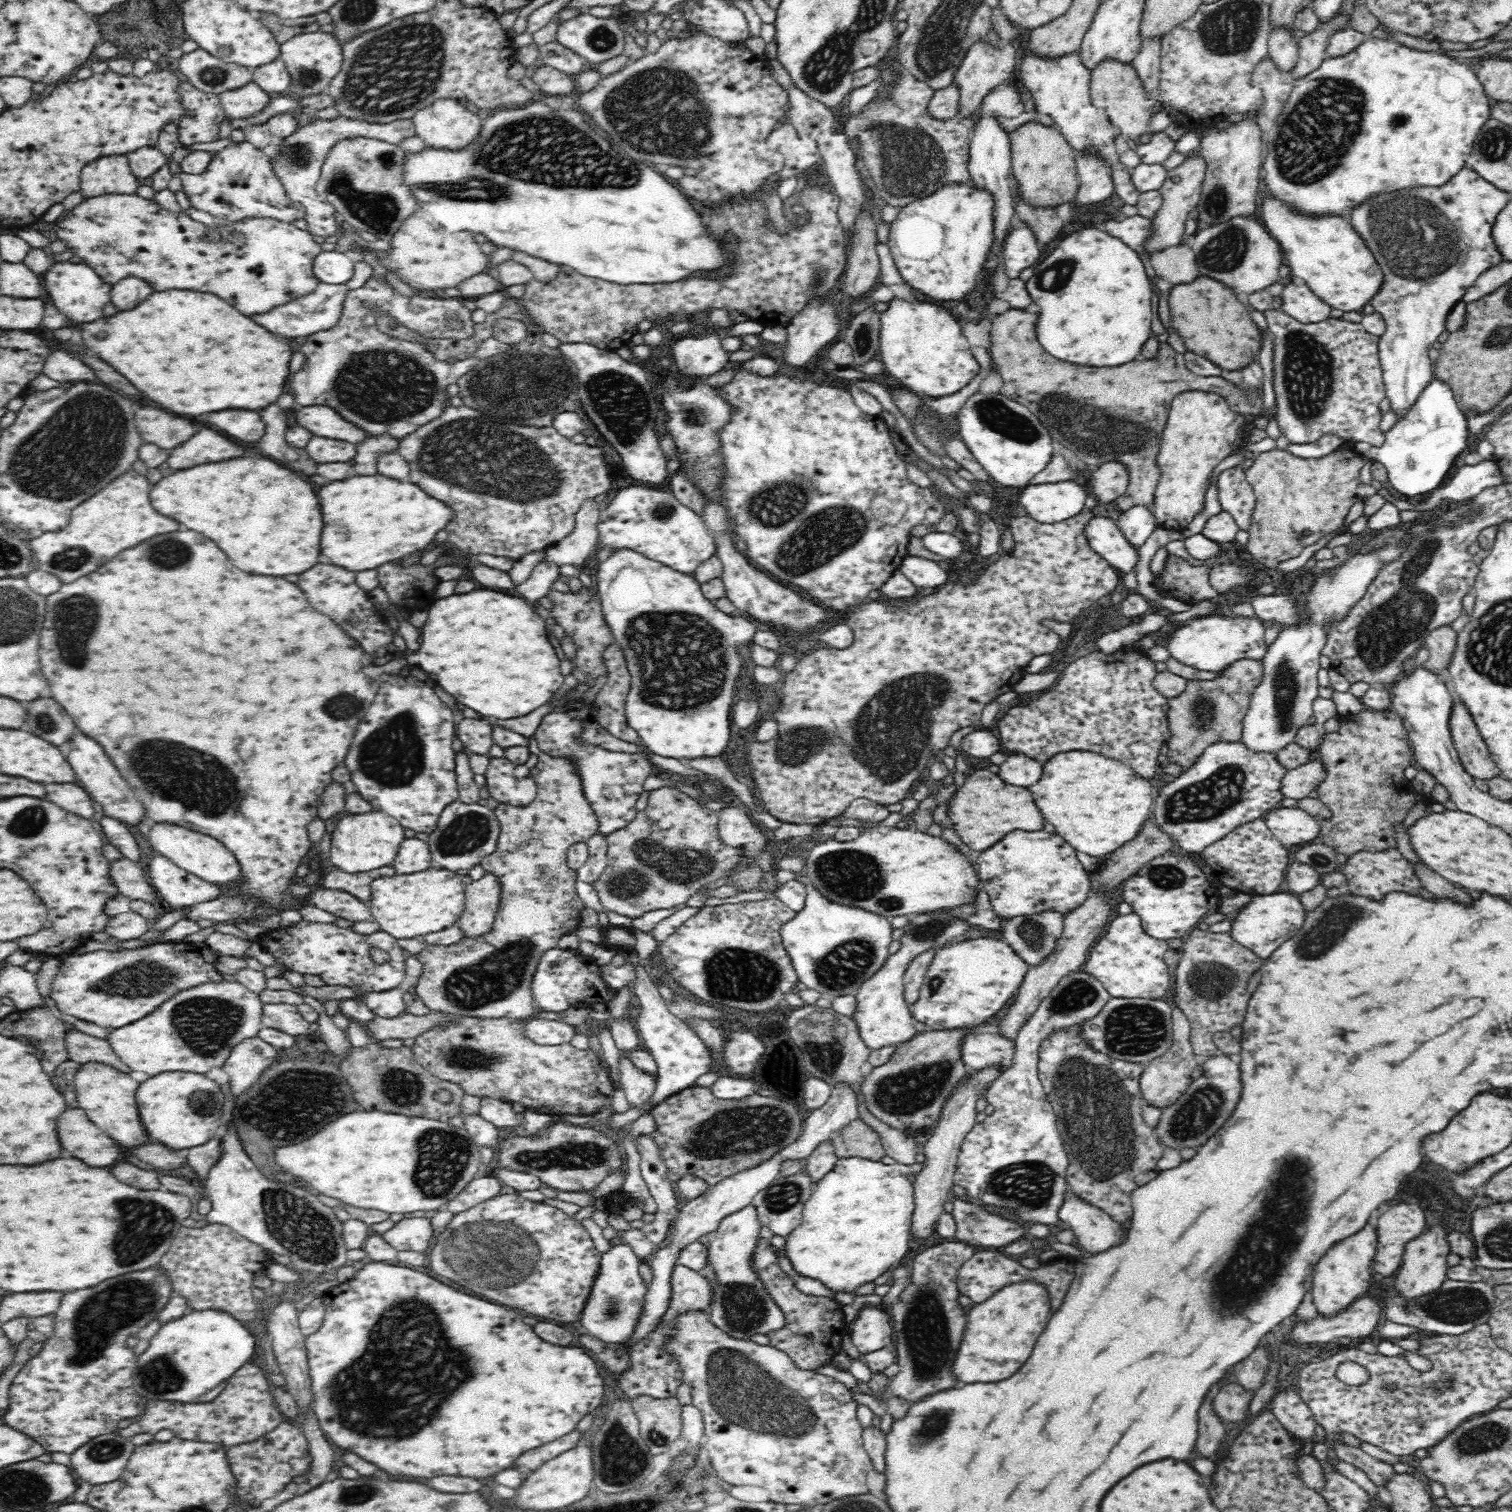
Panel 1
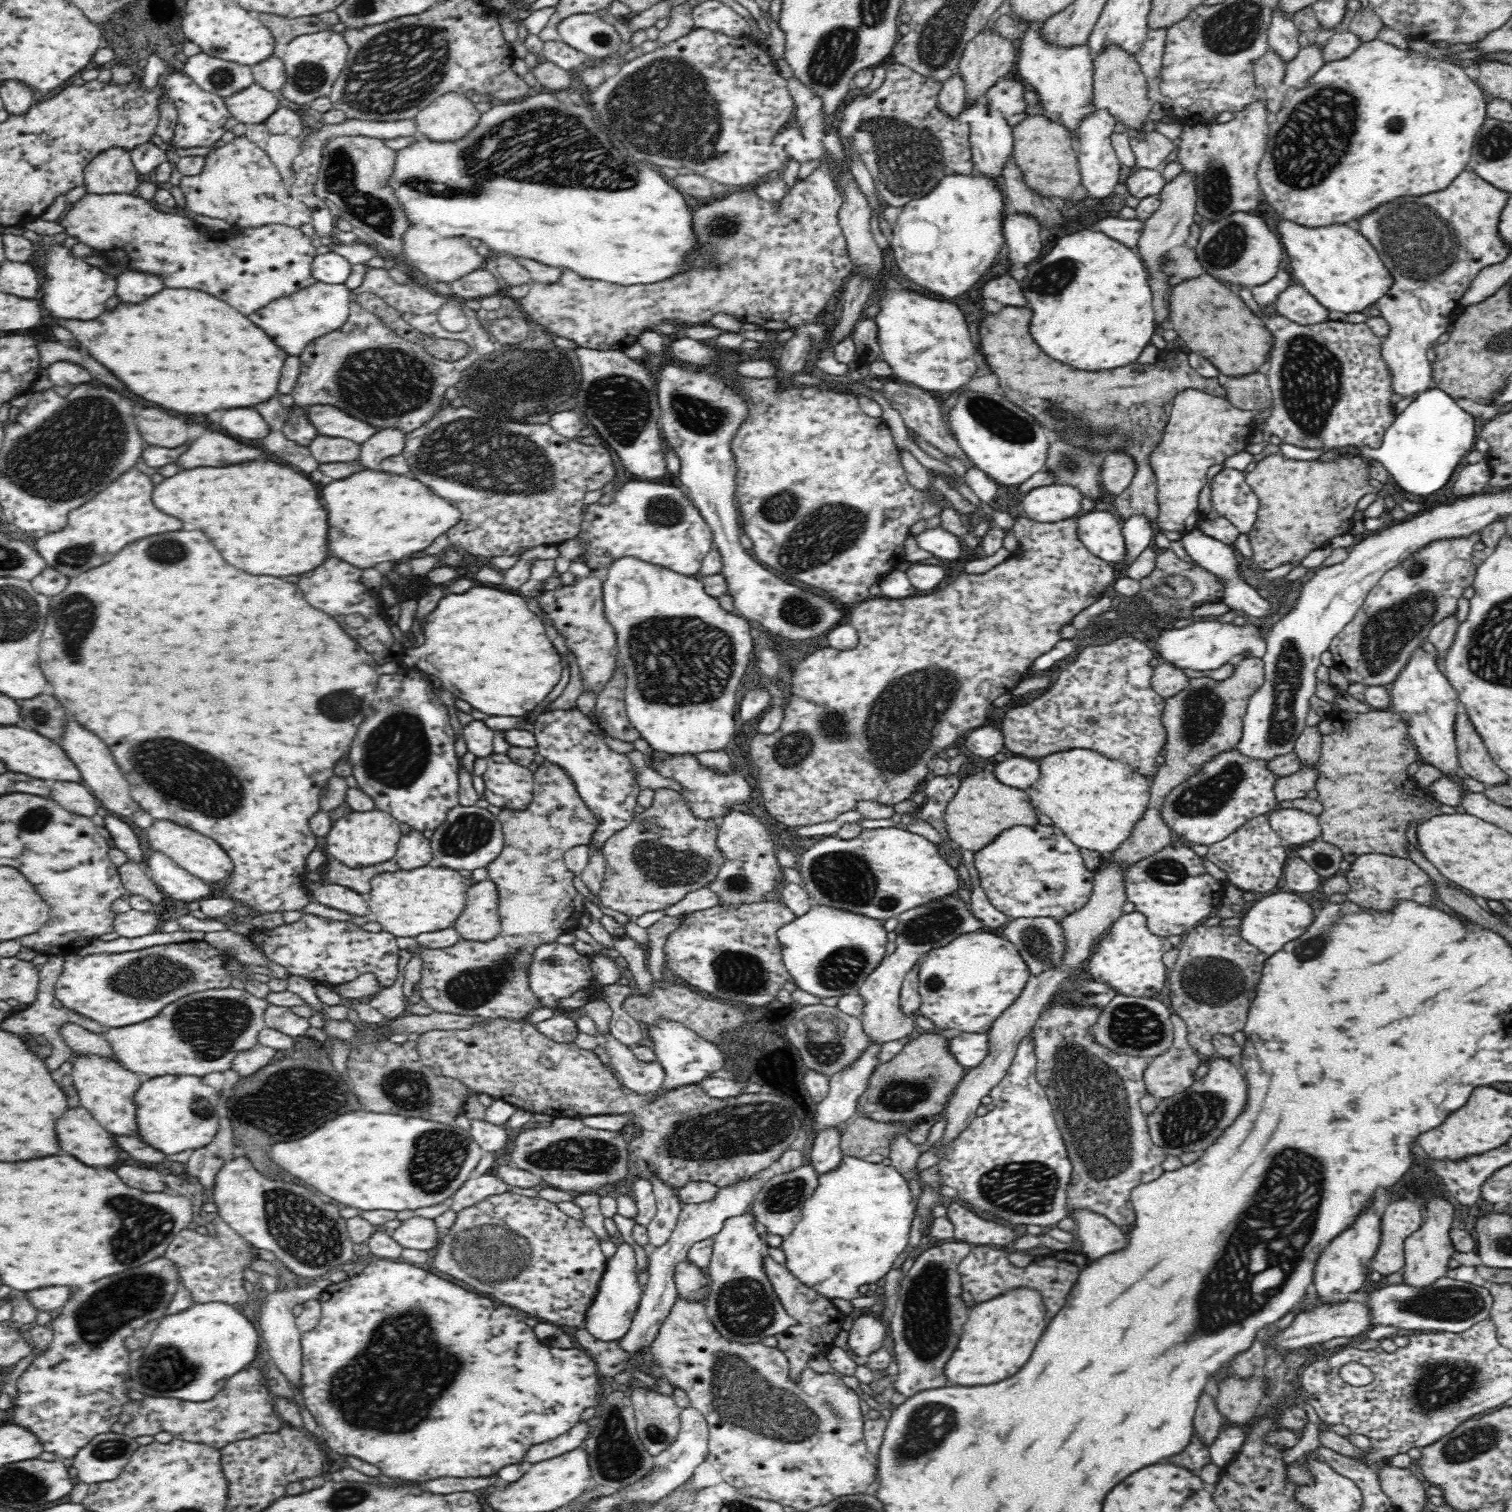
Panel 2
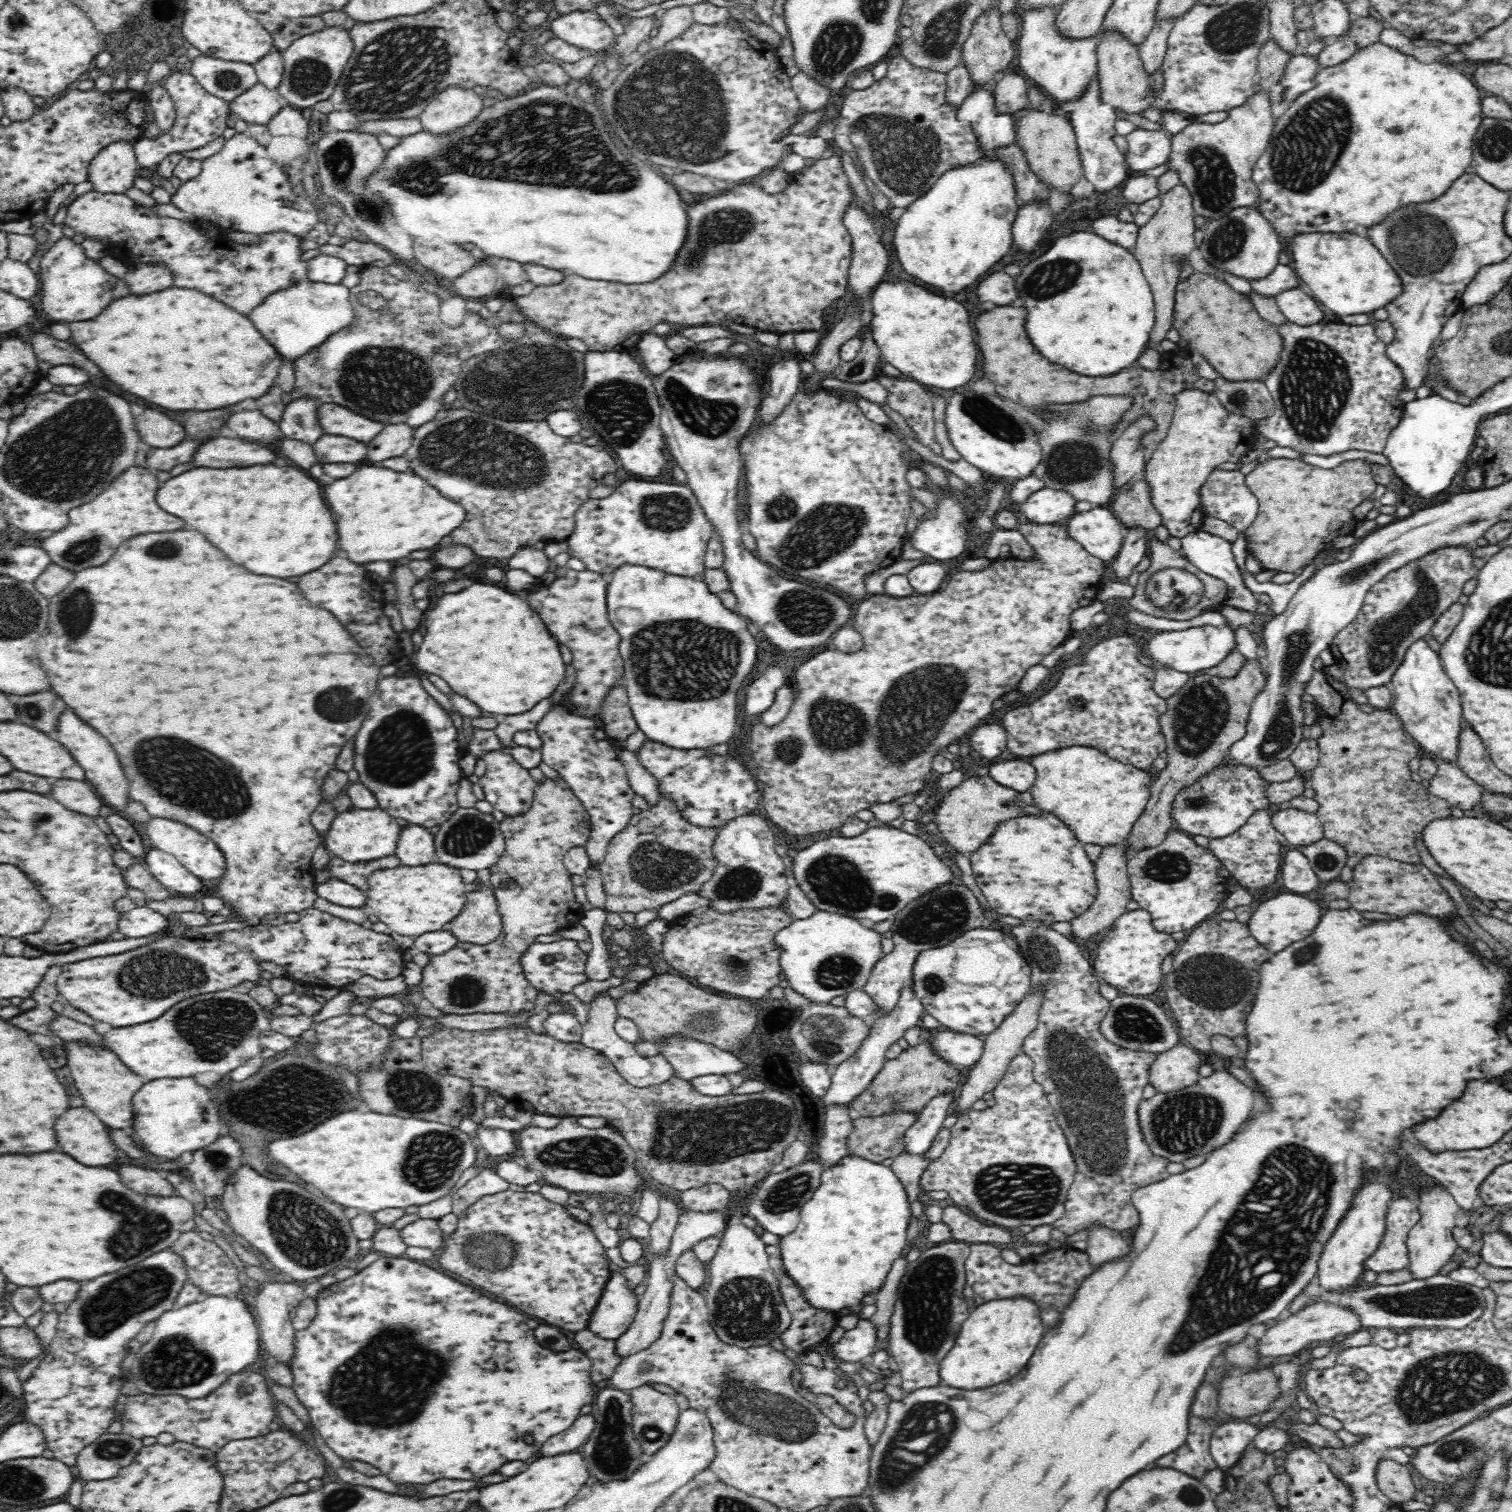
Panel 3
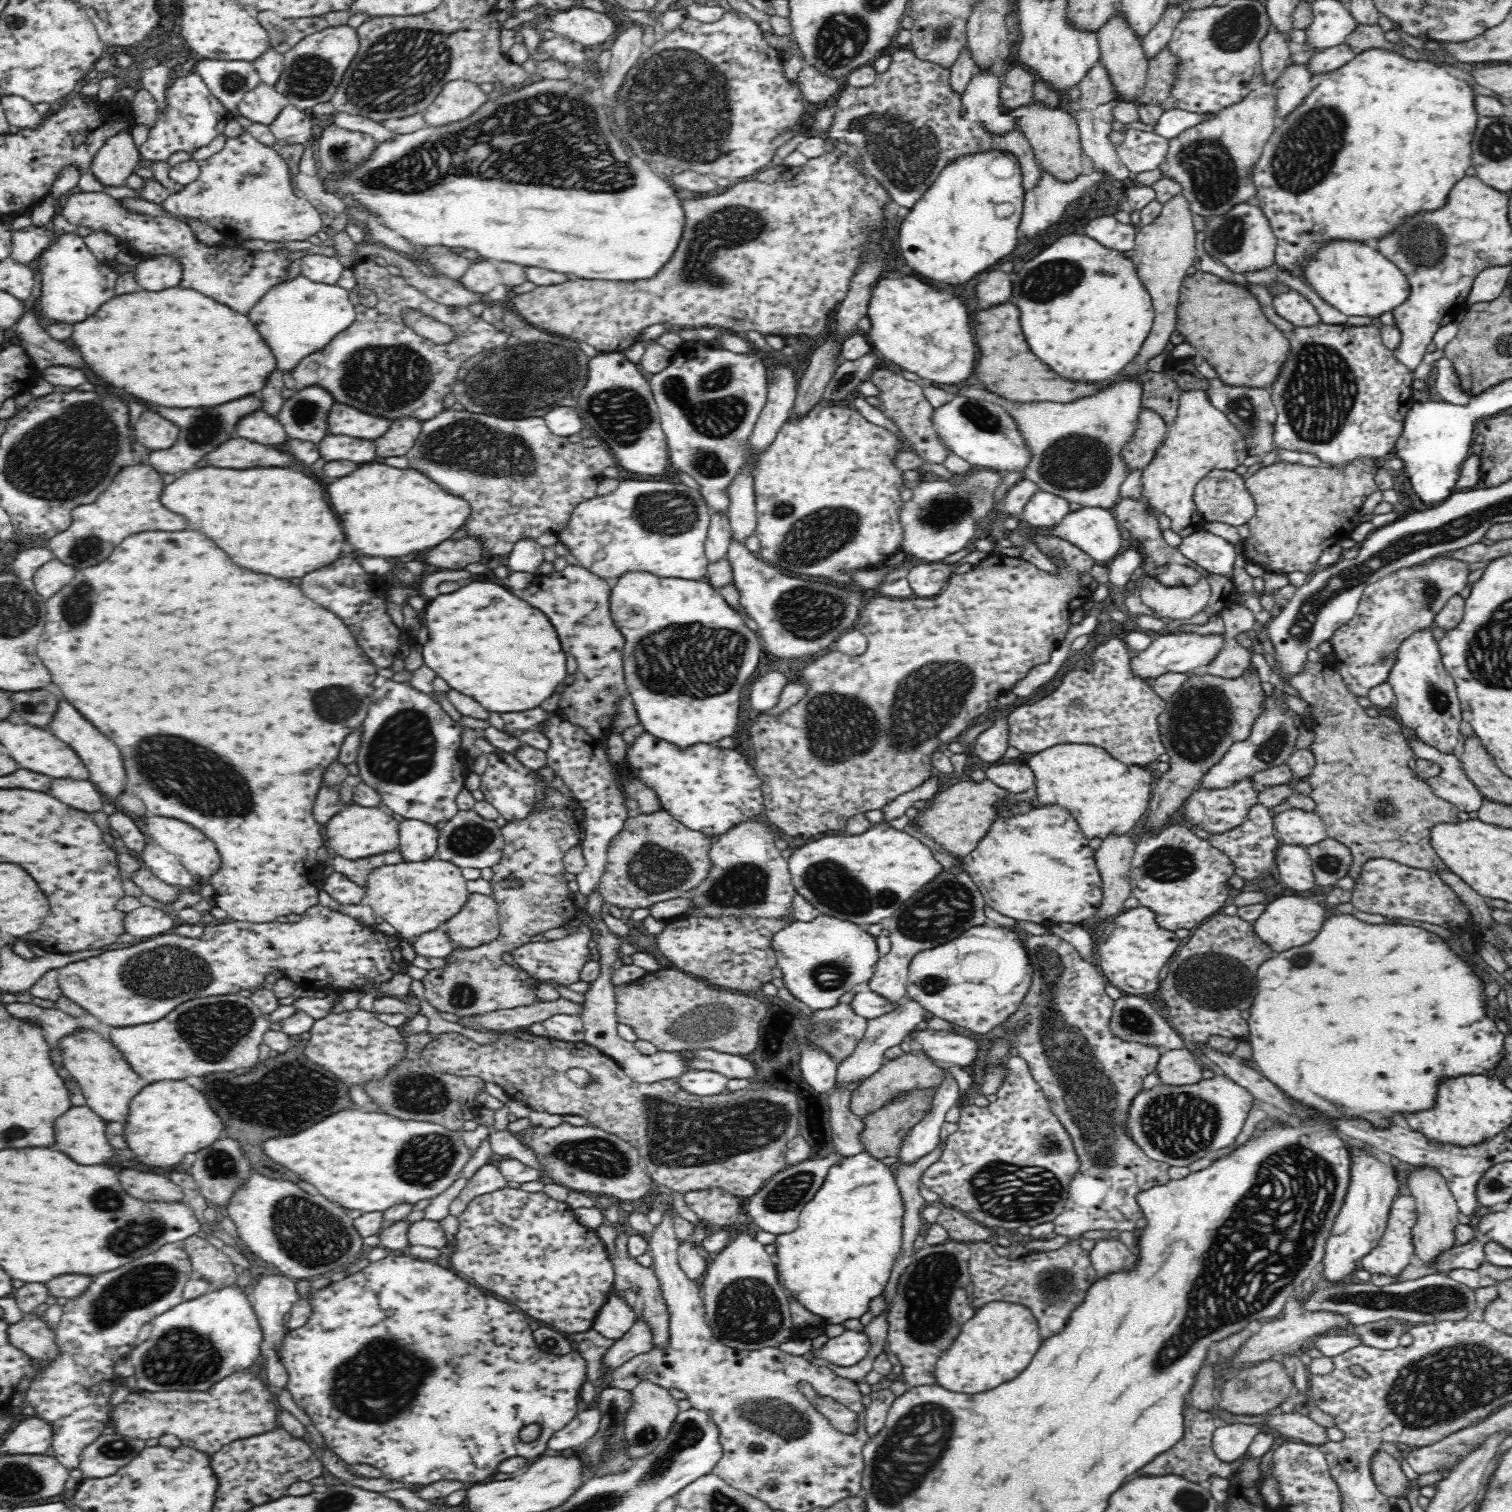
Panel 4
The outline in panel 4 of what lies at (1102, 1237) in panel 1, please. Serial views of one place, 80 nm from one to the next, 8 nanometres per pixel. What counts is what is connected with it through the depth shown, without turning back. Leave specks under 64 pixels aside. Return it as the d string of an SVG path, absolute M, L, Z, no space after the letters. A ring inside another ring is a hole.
M1115 1239L1097 1240L1088 1253L1097 1279L1105 1279L1109 1274L1132 1270L1132 1266L1136 1266L1136 1256L1126 1244Z

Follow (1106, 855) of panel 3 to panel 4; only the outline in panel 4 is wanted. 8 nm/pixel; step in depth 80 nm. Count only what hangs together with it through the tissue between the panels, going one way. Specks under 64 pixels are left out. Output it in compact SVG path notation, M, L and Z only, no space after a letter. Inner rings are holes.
M1134 832L1110 834L1095 850L1095 861L1102 877L1104 900L1093 916L1093 922L1105 922L1108 916L1118 914L1124 900L1132 895L1130 886L1131 862L1136 850Z

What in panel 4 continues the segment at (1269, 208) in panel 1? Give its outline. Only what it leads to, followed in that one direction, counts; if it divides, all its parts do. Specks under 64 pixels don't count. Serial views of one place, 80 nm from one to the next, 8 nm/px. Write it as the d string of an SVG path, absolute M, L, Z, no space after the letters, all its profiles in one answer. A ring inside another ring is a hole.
M1330 241L1303 266L1301 276L1330 306L1334 306L1342 314L1368 316L1374 322L1377 322L1384 313L1392 312L1399 307L1408 298L1411 291L1408 278L1393 262L1382 256L1380 252L1376 252L1374 248L1360 244L1360 242Z

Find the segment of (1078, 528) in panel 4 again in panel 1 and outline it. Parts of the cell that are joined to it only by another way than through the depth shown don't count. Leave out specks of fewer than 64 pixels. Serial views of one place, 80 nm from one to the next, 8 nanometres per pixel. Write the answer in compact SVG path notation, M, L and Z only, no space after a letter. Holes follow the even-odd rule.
M1103 515L1091 518L1086 526L1088 545L1114 569L1125 574L1137 566L1138 552L1123 535L1116 522Z

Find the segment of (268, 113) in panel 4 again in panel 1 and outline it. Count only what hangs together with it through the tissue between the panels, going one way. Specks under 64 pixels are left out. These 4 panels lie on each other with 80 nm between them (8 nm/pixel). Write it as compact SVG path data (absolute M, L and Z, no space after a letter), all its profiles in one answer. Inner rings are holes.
M255 83L218 95L222 108L230 119L249 119L272 104L271 95Z

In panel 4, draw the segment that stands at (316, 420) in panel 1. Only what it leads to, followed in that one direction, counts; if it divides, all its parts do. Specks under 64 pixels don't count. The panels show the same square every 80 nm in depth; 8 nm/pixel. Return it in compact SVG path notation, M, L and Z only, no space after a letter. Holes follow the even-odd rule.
M334 404L330 410L328 426L332 434L346 434L352 438L364 438L364 440L376 440L380 438L388 428L392 420L372 416L366 412L360 412L346 404Z

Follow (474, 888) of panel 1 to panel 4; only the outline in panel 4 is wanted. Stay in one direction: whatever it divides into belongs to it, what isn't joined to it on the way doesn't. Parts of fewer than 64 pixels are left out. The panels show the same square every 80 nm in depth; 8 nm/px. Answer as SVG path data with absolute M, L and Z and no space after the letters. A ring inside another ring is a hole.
M469 894L458 914L443 923L443 930L456 949L482 947L499 937L501 926L494 897Z

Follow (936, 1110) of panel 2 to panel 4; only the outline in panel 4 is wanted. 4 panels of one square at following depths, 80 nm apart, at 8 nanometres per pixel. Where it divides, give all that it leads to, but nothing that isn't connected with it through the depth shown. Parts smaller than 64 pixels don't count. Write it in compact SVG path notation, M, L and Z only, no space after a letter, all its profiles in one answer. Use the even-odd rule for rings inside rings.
M913 1049L909 1054L903 1054L900 1058L886 1061L874 1074L862 1080L852 1091L849 1103L852 1114L866 1117L871 1112L878 1111L889 1101L898 1097L901 1093L906 1093L915 1089L930 1089L930 1086L939 1086L944 1080L945 1071L932 1060L928 1059L920 1051Z

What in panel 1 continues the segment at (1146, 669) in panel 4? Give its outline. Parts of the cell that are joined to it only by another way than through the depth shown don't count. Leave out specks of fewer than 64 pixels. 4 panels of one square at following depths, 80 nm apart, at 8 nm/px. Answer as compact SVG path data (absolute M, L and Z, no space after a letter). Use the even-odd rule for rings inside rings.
M1226 616L1199 617L1192 619L1188 626L1170 631L1165 637L1164 647L1169 651L1169 656L1191 666L1196 670L1220 672L1225 670L1233 662L1242 659L1260 660L1264 658L1267 645L1264 641L1266 624L1262 624L1258 618L1226 618Z

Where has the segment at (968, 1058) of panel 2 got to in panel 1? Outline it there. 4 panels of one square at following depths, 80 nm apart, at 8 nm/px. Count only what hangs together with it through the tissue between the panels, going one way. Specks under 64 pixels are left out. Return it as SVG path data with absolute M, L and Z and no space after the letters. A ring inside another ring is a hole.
M971 1031L961 1043L961 1061L969 1071L998 1068L1006 1072L1014 1057L1015 1042L999 1033L973 1034Z

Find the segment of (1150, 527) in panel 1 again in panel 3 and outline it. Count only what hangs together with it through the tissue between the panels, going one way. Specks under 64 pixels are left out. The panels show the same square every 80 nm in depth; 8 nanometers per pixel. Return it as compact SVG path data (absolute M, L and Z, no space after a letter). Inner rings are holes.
M1130 529L1118 557L1112 562L1112 572L1117 579L1128 579L1149 550L1148 534L1144 529Z

